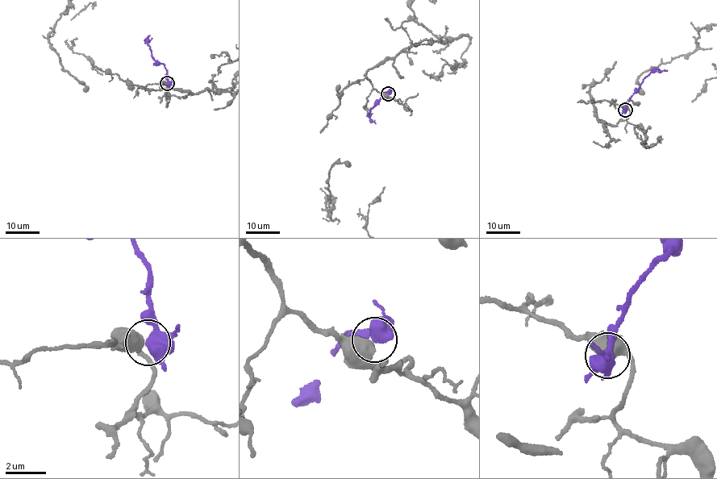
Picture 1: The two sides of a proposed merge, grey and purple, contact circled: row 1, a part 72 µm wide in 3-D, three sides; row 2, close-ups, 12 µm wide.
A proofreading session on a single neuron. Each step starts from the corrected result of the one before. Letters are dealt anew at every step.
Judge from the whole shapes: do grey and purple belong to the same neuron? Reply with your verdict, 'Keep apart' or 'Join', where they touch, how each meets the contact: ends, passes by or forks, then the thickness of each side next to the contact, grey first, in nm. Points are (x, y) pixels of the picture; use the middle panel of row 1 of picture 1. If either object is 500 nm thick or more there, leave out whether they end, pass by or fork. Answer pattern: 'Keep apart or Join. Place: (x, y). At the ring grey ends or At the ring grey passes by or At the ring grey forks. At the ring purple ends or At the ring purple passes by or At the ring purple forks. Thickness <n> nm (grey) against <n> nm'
Keep apart. Place: (388, 93). Thickness 700 nm (grey) against 500 nm

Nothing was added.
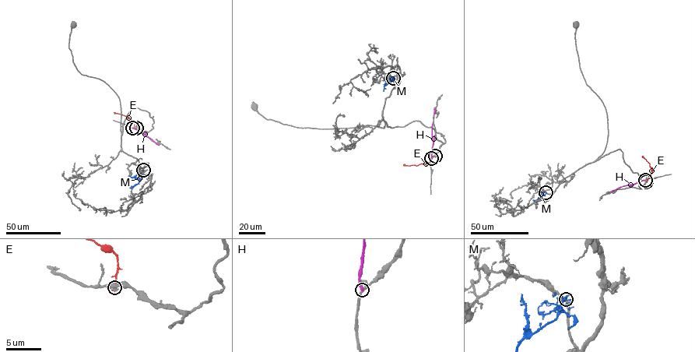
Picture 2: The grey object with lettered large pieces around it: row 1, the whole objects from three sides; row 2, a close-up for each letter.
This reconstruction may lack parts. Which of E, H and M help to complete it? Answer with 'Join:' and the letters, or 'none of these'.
Join: none of these

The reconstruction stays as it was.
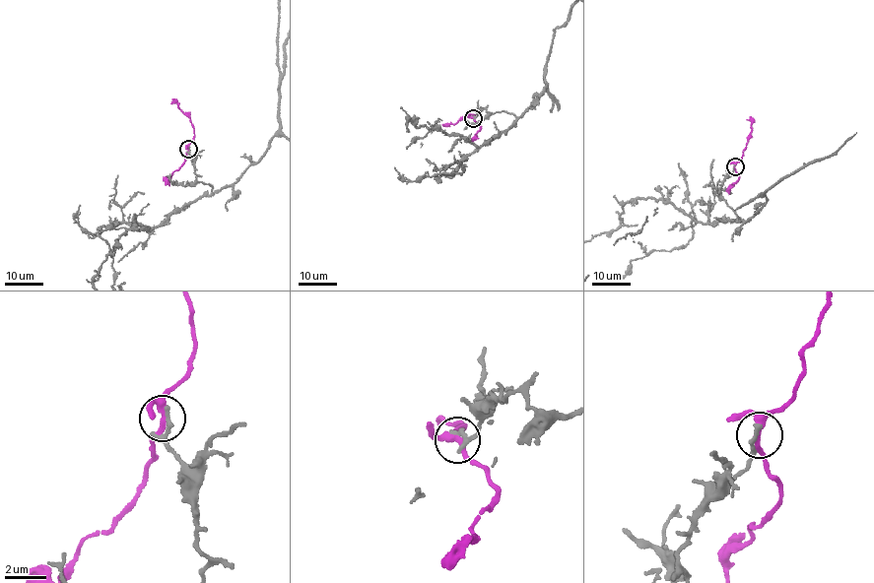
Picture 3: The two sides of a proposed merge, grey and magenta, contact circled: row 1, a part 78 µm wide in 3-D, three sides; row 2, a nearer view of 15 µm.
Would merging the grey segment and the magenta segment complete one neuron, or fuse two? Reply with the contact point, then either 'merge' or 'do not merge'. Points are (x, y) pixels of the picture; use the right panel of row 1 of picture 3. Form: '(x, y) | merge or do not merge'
(735, 166) | do not merge

